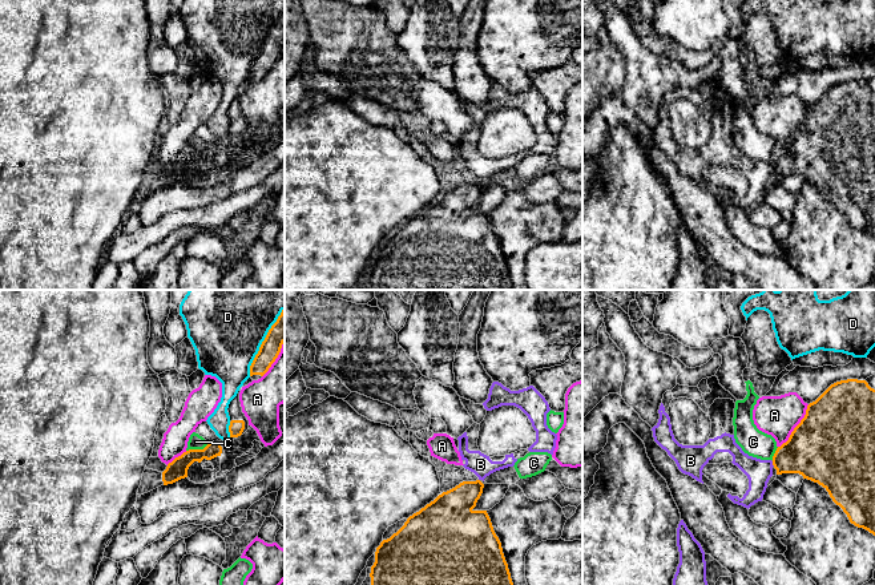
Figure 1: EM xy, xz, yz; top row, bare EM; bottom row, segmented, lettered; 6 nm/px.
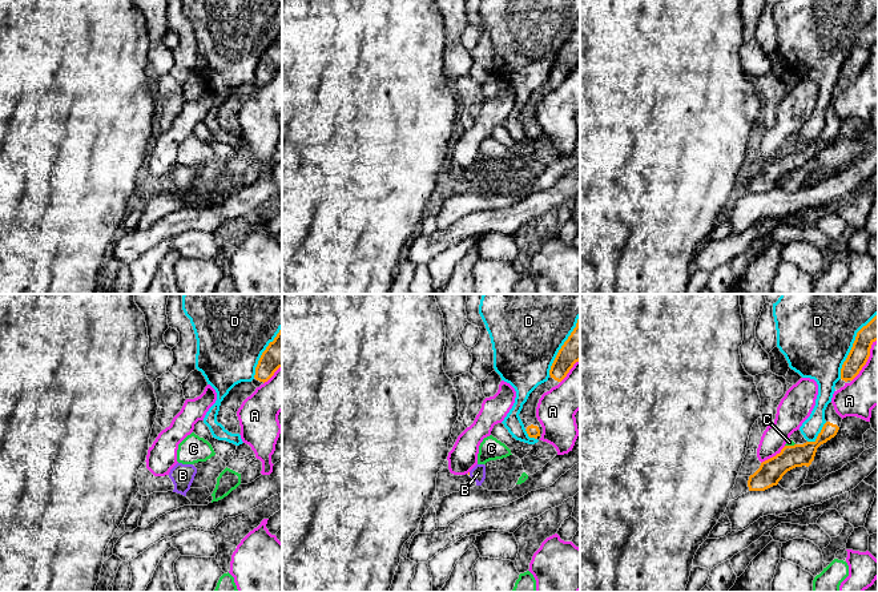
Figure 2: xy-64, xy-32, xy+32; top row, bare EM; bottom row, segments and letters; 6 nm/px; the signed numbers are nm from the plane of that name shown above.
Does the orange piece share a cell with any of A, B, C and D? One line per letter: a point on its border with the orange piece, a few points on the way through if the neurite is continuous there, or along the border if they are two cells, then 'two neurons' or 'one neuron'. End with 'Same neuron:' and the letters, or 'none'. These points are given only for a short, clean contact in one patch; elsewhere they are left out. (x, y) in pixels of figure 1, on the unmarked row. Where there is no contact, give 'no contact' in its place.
A: contact yz (795, 129); two neurons
B: contact yz (773, 166); border yz (771, 164), (774, 168); two neurons
C: contact xy (197, 152); border xy (209, 145), (202, 150), (189, 150), (186, 153); two neurons
D: contact xy (262, 44); two neurons
Same neuron: none

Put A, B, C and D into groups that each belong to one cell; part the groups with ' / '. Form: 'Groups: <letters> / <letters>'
Groups: A / B D / C

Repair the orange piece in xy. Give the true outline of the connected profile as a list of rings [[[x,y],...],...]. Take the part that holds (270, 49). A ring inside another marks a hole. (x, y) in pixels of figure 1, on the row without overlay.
[[[282,12],[277,24],[269,32],[262,44],[258,56],[250,68],[250,78],[263,78],[278,60],[282,47],[285,45],[285,12]]]

